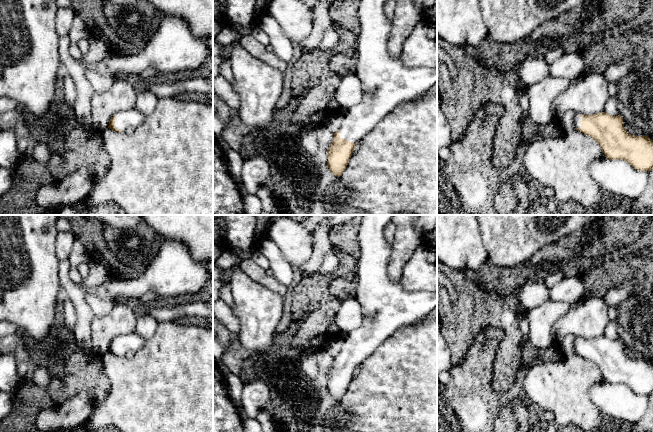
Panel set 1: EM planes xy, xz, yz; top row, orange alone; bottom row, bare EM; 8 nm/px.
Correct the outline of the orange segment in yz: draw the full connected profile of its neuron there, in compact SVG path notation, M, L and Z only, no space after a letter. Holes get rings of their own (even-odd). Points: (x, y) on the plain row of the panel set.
M605 336L594 339L576 339L575 353L593 362L601 371L607 383L621 383L638 395L653 394L653 364L648 360L630 359L620 339L611 340Z

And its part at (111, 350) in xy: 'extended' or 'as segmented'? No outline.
extended

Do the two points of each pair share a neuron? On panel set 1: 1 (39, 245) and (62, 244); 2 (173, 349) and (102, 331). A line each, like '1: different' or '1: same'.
1: different
2: different

